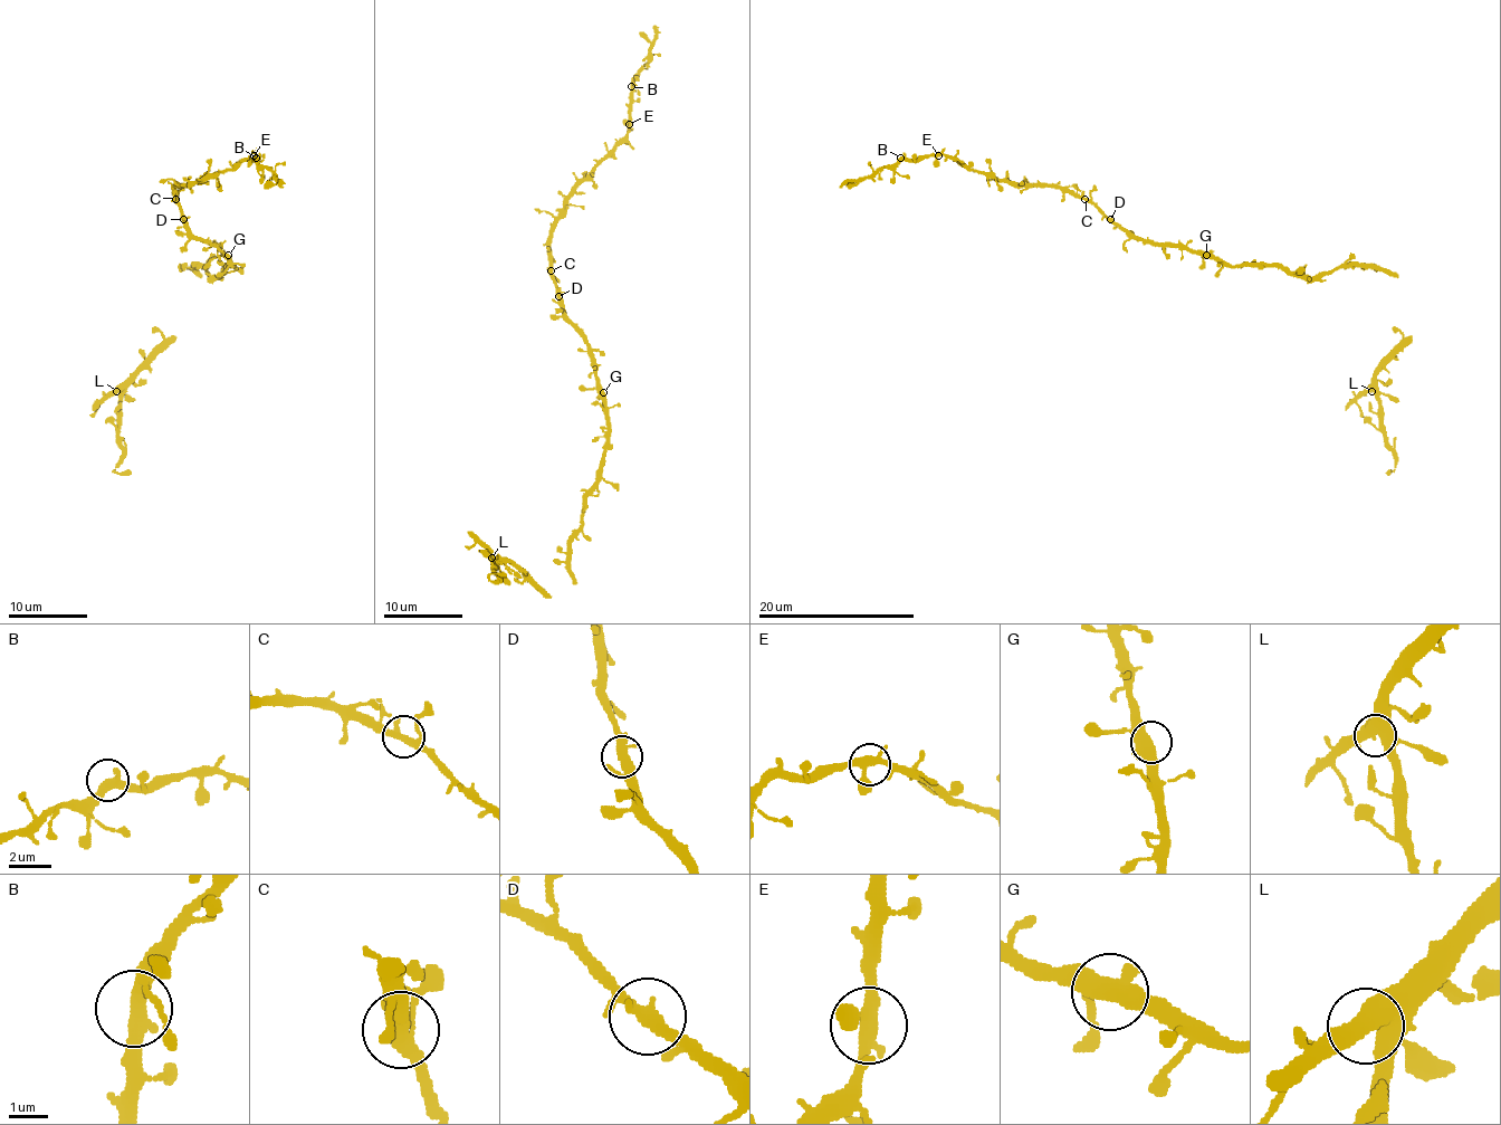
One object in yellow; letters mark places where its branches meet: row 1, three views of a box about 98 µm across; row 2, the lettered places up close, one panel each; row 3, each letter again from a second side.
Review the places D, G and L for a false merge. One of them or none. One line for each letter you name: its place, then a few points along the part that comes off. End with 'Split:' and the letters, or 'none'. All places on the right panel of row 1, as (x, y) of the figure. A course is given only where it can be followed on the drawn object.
Split: none

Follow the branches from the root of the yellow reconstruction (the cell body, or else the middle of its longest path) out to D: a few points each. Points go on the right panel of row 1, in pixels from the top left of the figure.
D: (1211, 257), (1177, 247), (1144, 244), (1110, 220)

